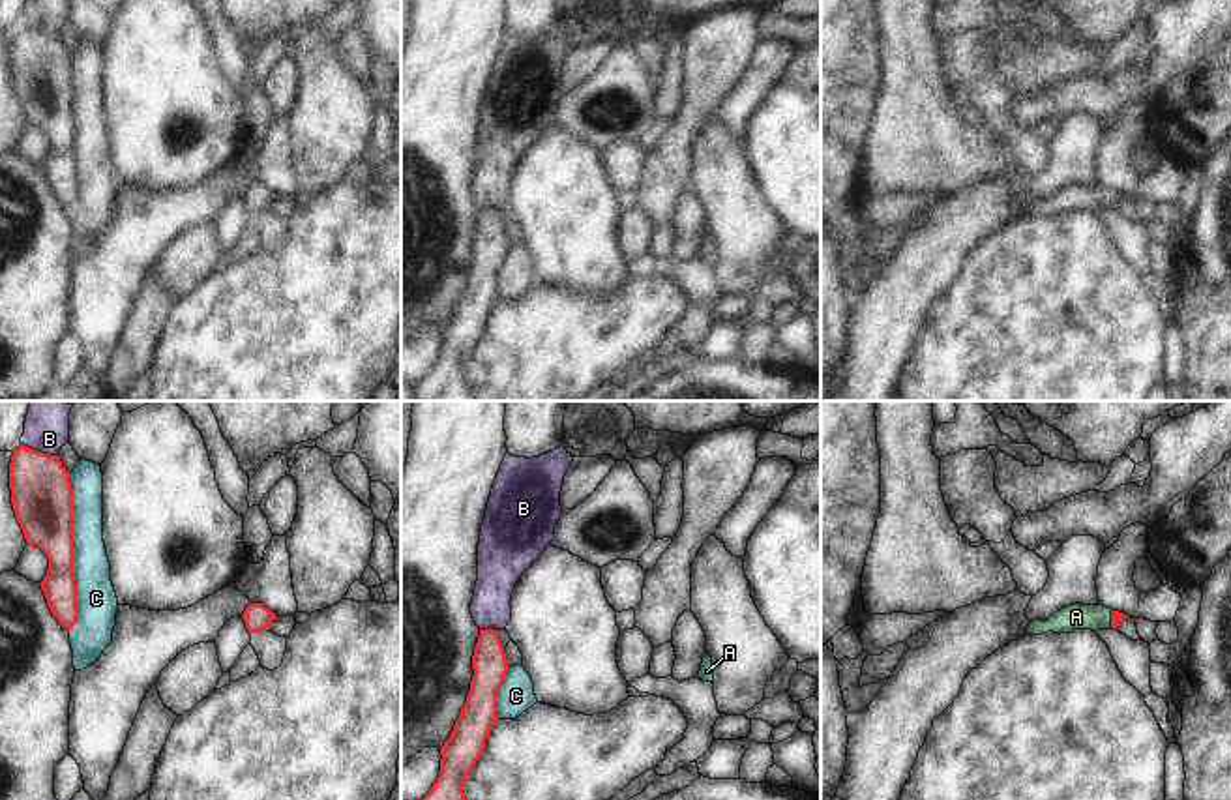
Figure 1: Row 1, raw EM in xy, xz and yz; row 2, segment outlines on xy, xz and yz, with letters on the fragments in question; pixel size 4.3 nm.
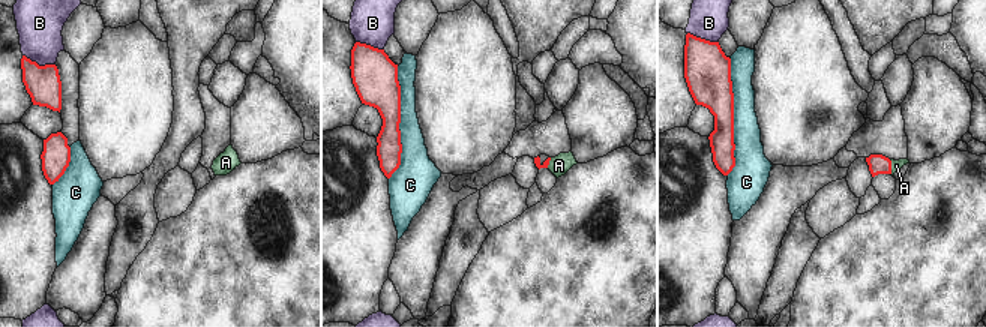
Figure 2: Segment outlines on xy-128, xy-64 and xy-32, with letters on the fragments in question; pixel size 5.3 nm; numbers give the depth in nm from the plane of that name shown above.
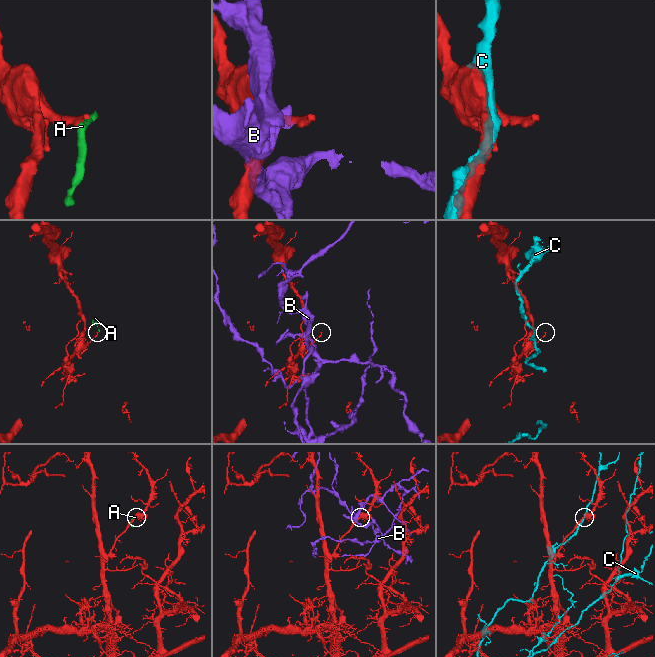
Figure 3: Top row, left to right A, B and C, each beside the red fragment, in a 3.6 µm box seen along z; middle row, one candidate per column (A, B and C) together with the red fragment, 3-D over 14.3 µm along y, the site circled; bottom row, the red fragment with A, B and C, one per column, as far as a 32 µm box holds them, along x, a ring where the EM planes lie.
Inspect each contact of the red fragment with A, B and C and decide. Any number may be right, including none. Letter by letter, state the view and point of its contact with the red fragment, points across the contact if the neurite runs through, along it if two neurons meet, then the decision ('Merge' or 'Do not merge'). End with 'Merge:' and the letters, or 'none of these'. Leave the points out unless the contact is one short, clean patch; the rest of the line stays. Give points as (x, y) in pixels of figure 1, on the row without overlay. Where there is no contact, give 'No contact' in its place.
A: Touches red at yz (1112, 199). Path across: yz (1115, 197), (1112, 199), (1076, 197). Merge
B: Touches red at xy (40, 32). Do not merge
C: Touches red at xy (74, 133). Do not merge
Merge: A.

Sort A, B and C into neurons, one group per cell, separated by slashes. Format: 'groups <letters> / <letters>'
groups A / B / C

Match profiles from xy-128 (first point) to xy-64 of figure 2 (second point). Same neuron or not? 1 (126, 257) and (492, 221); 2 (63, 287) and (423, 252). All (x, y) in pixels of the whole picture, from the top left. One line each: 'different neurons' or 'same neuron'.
1: different neurons
2: same neuron

